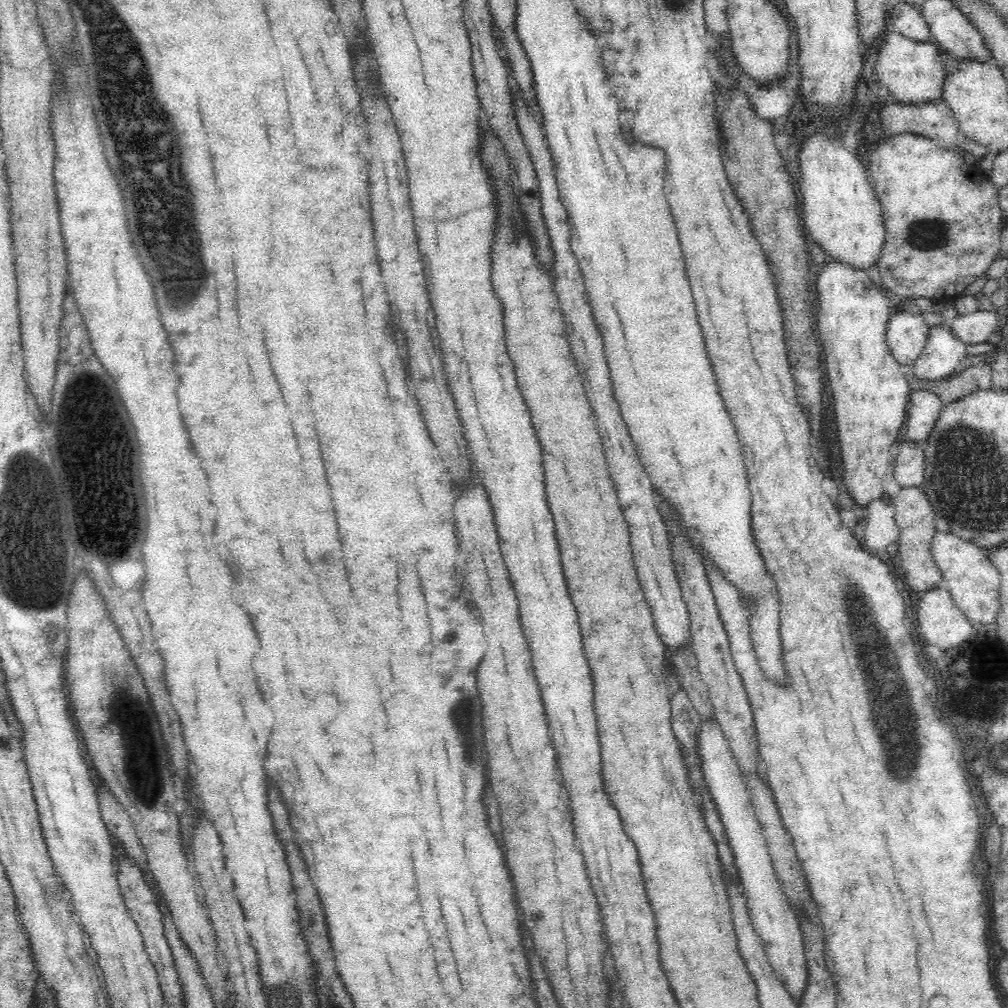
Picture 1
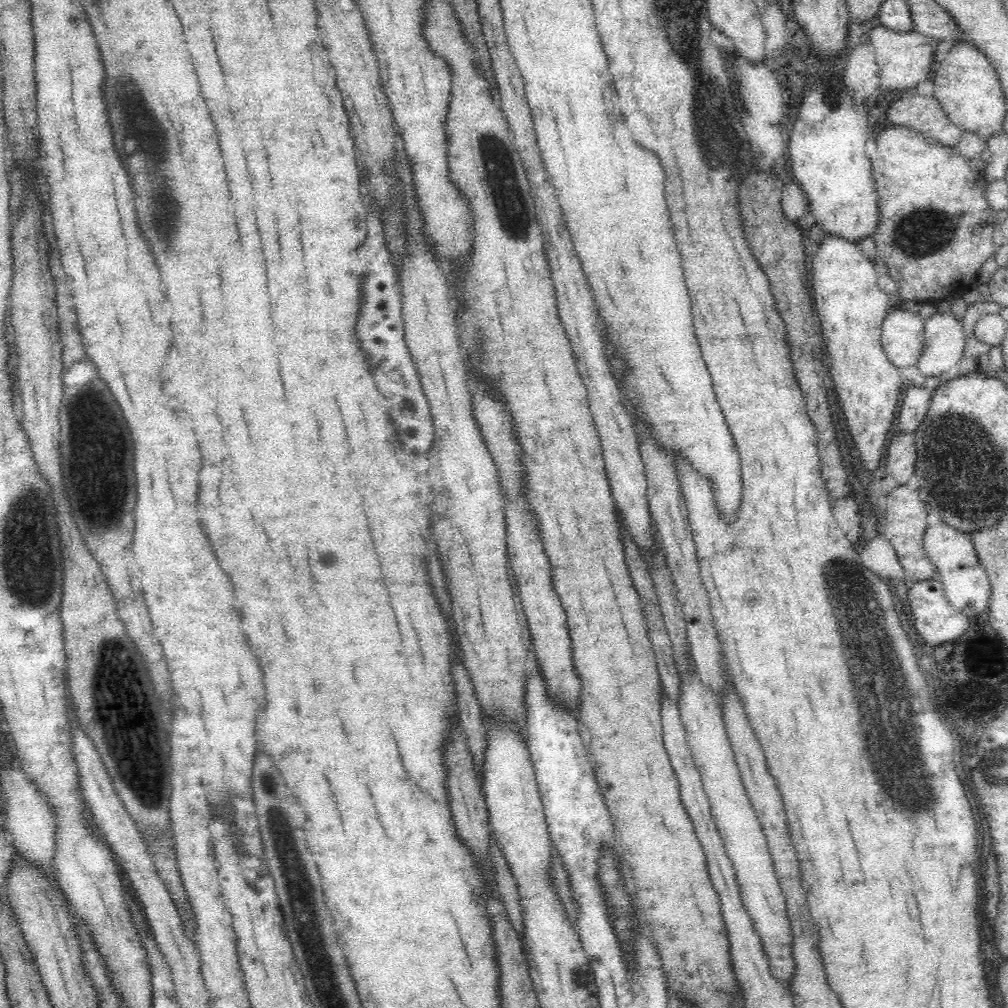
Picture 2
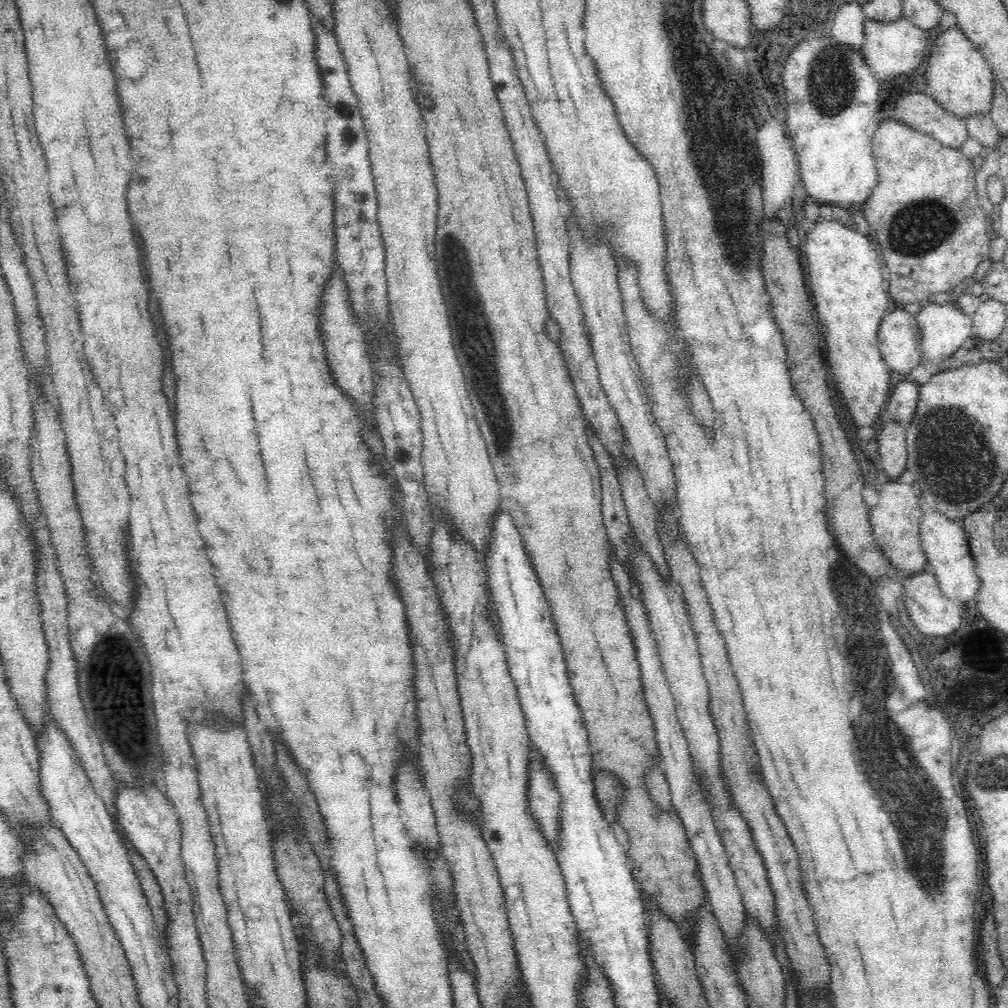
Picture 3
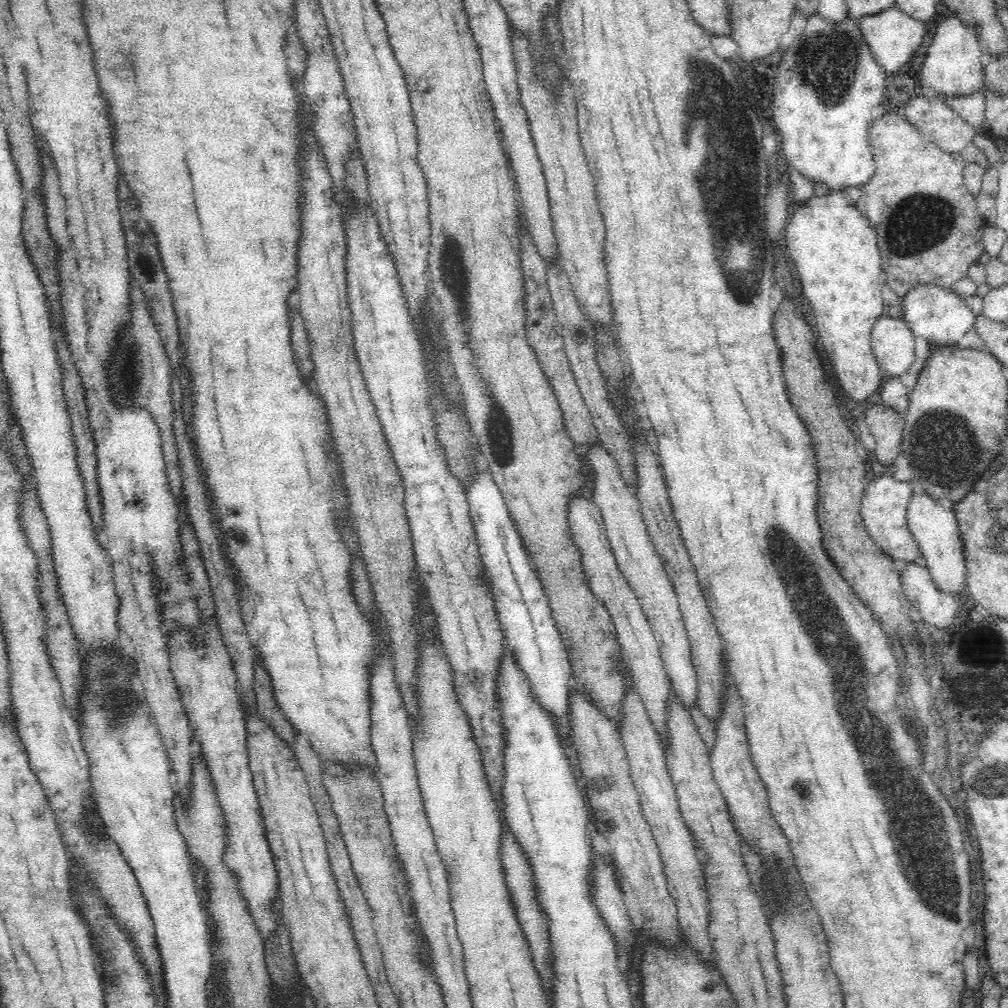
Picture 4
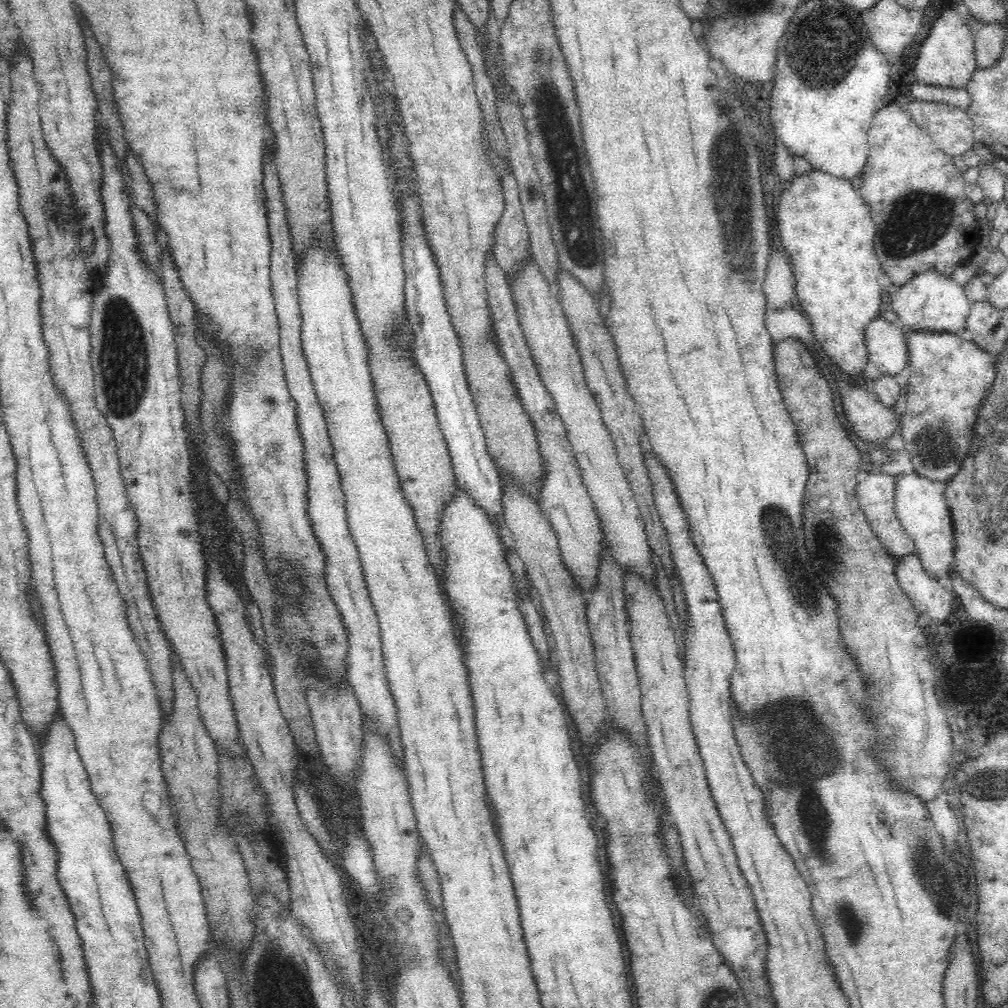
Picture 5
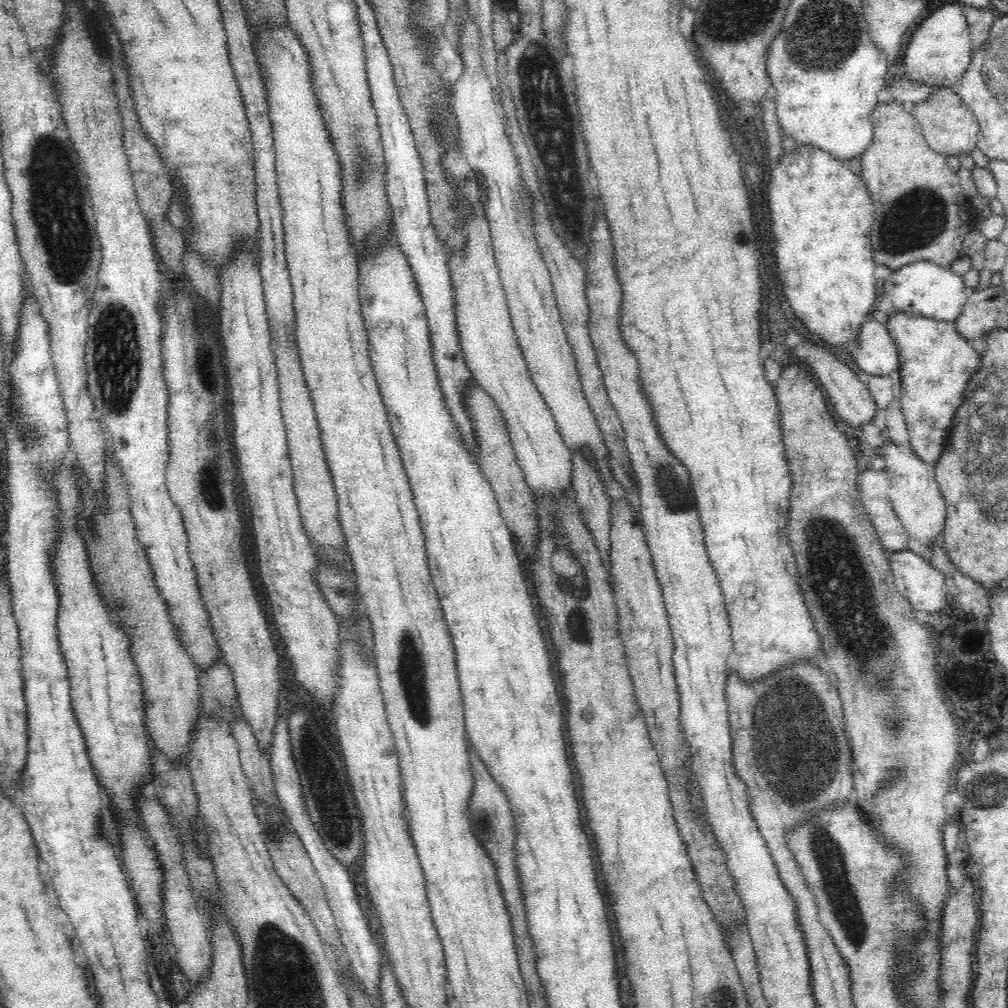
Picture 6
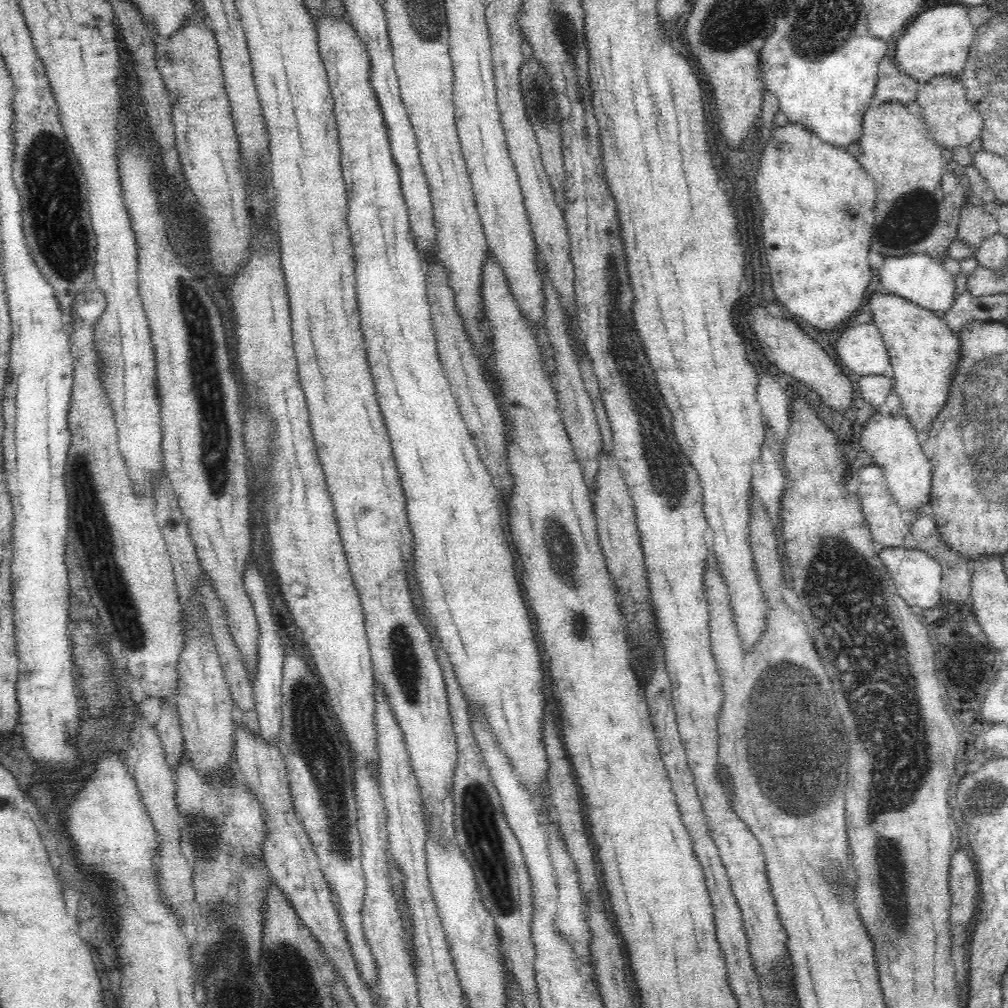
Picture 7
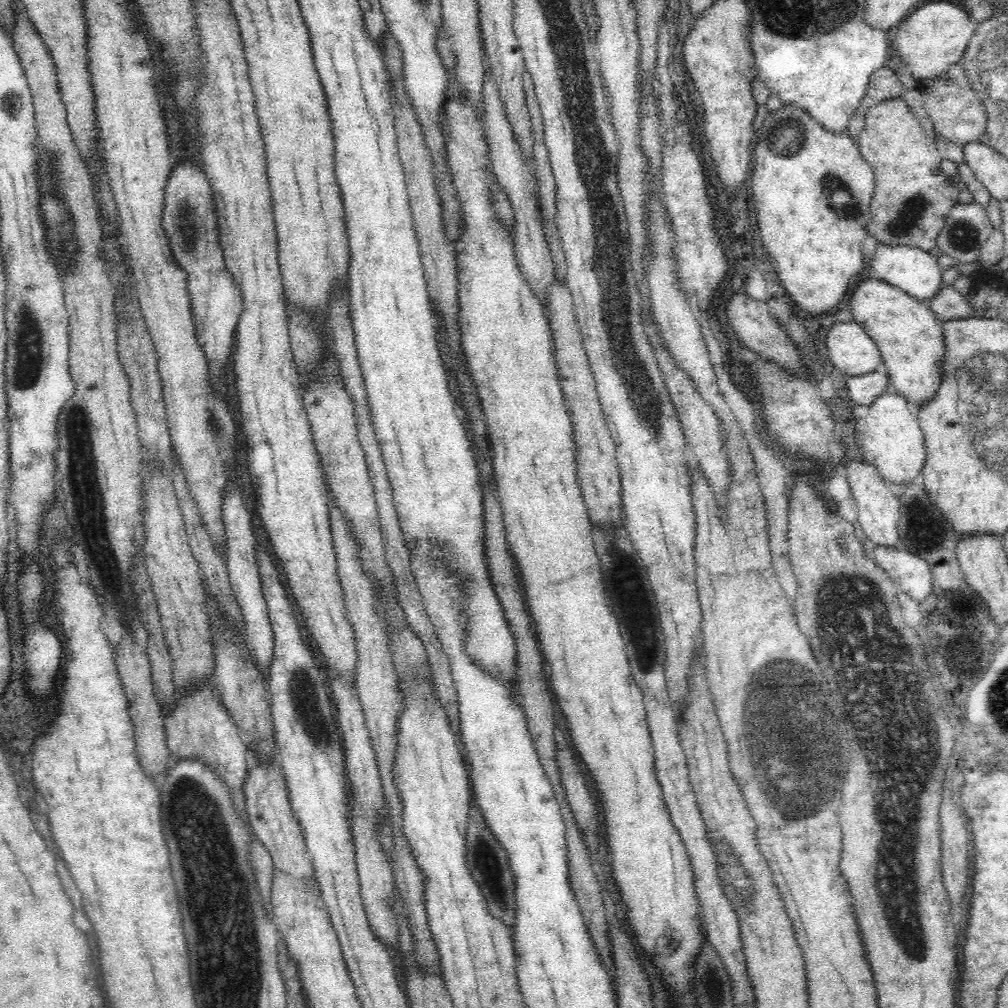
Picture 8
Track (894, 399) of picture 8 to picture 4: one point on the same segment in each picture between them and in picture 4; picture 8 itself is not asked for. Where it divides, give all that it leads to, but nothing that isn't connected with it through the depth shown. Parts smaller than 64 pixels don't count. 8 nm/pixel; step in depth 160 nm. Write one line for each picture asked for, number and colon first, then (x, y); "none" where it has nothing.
4: (933, 524)
5: (920, 505)
6: (915, 494)
7: (891, 441)

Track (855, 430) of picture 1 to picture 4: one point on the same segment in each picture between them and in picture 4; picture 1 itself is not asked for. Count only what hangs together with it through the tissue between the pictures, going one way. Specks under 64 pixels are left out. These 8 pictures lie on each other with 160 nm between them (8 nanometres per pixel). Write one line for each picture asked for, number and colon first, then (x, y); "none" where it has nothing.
2: (851, 308)
3: (849, 288)
4: (833, 246)

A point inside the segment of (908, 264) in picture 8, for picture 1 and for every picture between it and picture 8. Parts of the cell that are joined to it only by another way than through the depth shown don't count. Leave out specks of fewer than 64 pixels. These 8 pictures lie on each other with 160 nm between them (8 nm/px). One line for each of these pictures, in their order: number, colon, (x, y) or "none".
1: (943, 350)
2: (944, 342)
3: (944, 329)
4: (939, 315)
5: (932, 302)
6: (922, 288)
7: (920, 279)

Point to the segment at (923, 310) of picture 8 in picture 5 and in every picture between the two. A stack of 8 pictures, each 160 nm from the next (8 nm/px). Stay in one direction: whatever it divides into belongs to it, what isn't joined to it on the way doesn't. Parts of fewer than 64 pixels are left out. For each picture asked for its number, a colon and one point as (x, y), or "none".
5: (950, 377)
6: (934, 361)
7: (923, 350)

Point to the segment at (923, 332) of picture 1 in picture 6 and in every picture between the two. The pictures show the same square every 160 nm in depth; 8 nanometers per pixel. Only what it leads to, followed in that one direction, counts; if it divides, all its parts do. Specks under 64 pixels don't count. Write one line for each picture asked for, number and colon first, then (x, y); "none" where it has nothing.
2: (902, 333)
3: (898, 338)
4: (892, 343)
5: (885, 345)
6: (874, 353)

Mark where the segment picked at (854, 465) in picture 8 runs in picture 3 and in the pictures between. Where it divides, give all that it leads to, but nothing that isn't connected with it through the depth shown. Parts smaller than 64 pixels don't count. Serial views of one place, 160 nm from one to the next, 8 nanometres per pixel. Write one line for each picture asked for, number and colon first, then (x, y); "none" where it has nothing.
3: (894, 520)
4: (883, 504)
5: (875, 492)
6: (874, 484)
7: (883, 515)

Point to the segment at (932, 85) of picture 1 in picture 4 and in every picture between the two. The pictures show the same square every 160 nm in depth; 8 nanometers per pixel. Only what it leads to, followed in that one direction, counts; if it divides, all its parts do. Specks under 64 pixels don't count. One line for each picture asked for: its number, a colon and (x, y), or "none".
2: (904, 58)
3: (891, 49)
4: (892, 35)

